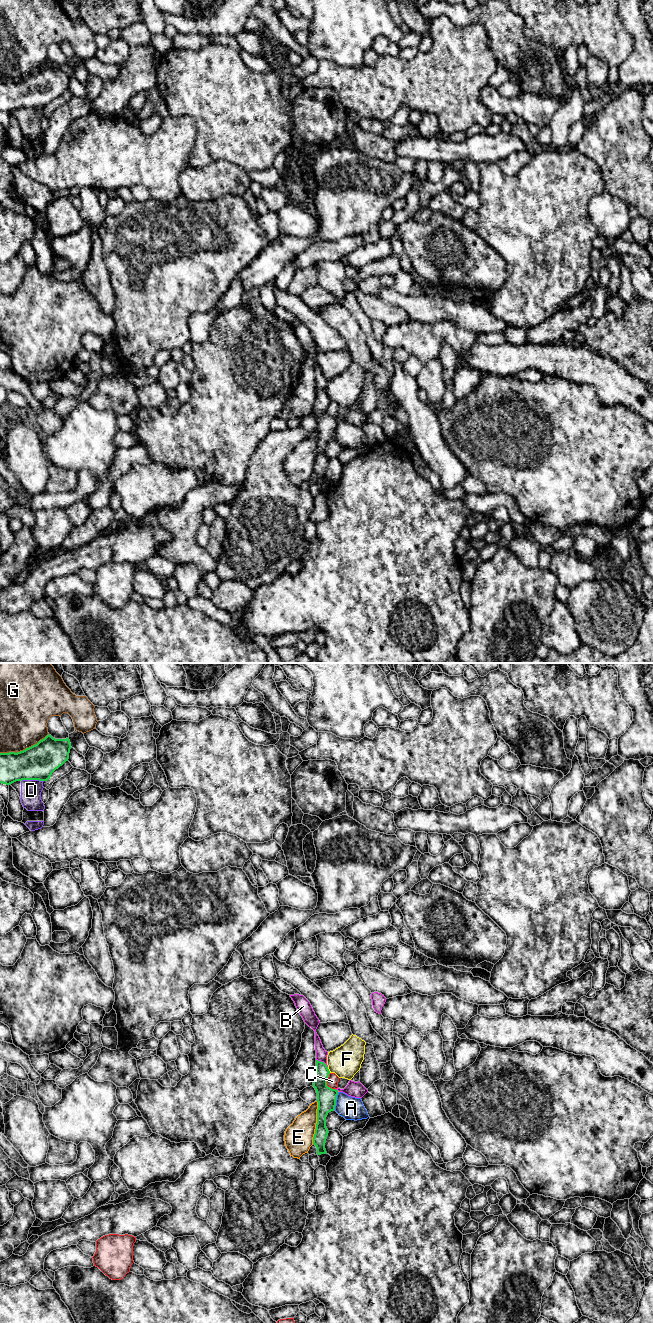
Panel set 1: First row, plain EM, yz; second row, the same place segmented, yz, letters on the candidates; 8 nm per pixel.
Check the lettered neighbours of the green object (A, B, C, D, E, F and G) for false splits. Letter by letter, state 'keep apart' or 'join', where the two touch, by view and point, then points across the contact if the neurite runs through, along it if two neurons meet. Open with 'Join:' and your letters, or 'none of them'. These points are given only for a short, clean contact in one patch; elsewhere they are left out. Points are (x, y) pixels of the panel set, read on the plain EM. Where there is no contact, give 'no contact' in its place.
Join: none of them
A: keep apart; meets green in yz at (335, 429); border along yz (338, 420), (334, 437)
B: keep apart; meets green in yz at (322, 390)
C: keep apart; meets green in yz at (326, 411); border along yz (330, 401), (327, 413), (335, 417)
D: keep apart; meets green in yz at (32, 107)
E: keep apart; meets green in yz at (317, 450); border along yz (317, 429), (317, 451), (312, 471)
F: keep apart; meets green in yz at (328, 398); border along yz (327, 395), (330, 400)
G: keep apart; meets green in yz at (25, 77)

